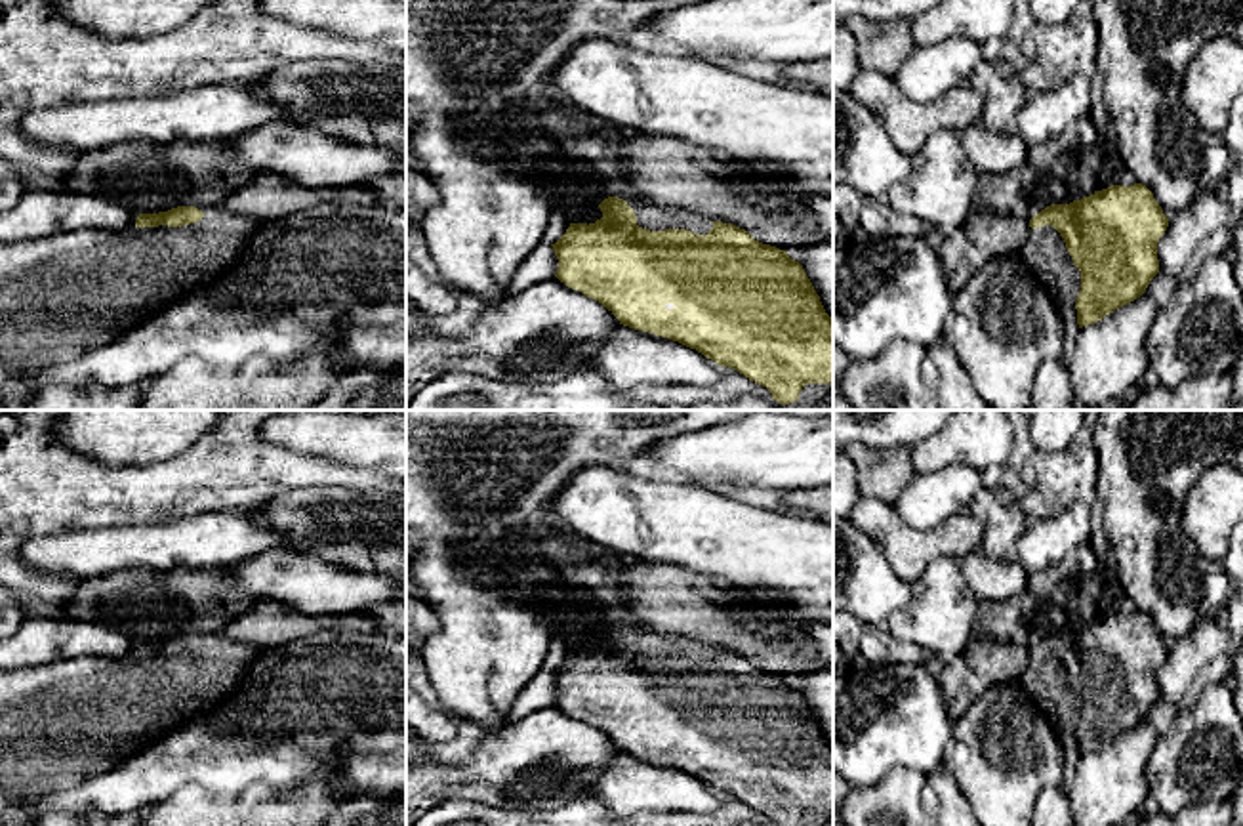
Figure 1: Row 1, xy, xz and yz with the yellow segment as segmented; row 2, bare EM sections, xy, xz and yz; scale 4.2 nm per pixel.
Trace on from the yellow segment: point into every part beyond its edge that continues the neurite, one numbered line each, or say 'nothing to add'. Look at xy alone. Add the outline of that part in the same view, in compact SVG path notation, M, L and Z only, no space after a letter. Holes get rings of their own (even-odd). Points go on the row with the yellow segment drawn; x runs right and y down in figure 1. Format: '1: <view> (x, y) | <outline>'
1: xy (61, 296) | M212 204L200 221L181 227L88 229L0 242L0 364L63 364L105 347L170 305L183 282L223 275L257 227L254 217Z

